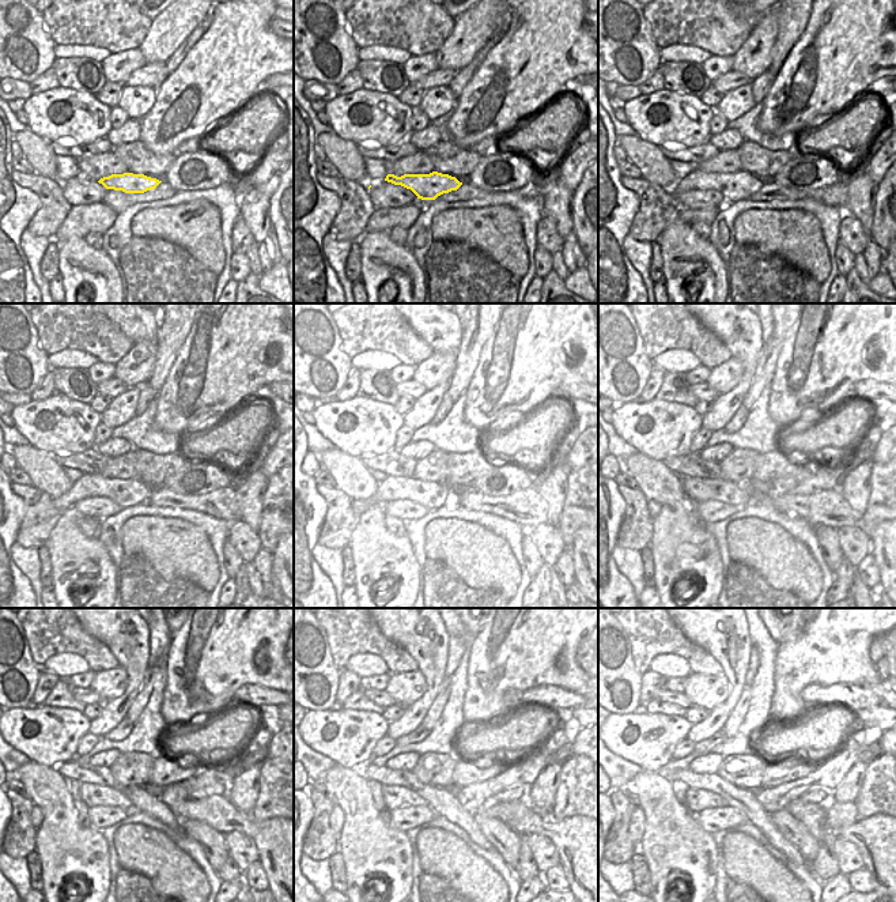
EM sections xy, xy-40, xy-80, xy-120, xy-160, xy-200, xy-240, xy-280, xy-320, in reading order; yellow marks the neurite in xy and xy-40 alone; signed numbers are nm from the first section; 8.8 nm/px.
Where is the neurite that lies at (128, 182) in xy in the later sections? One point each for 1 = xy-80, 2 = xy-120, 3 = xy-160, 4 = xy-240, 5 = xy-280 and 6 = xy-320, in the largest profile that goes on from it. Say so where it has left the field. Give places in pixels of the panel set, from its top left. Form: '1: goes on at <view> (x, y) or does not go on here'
1: goes on at xy-80 (741, 185)
2: goes on at xy-120 (124, 493)
3: goes on at xy-160 (428, 494)
4: goes on at xy-240 (93, 795)
5: goes on at xy-280 (394, 797)
6: goes on at xy-320 (696, 800)

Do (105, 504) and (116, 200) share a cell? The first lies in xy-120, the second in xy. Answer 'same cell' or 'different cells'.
different cells

